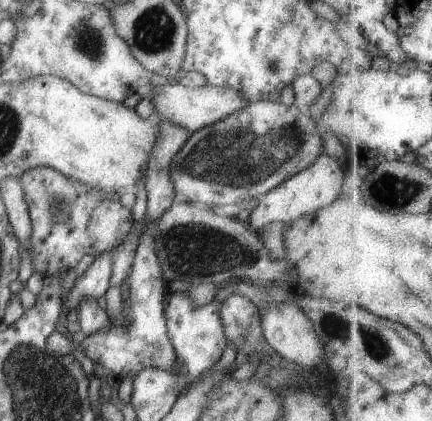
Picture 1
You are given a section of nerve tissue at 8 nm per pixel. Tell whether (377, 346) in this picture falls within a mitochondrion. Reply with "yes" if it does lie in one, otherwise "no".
yes

